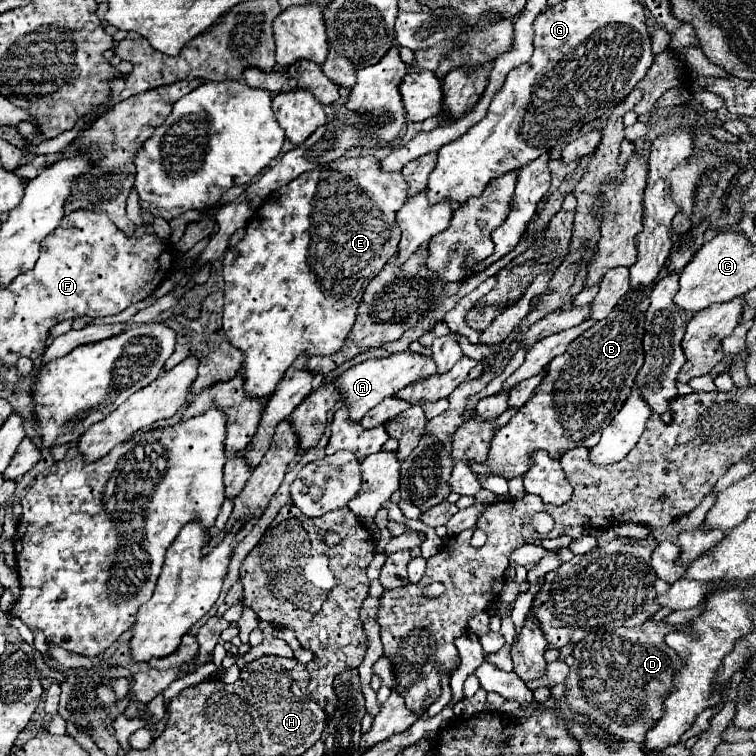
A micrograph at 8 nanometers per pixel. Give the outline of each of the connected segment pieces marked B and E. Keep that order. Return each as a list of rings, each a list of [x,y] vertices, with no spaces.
[[[653,287],[629,289],[603,321],[597,321],[591,329],[579,335],[563,355],[557,355],[549,363],[533,399],[493,437],[487,463],[471,463],[473,473],[497,473],[511,479],[529,469],[531,455],[539,449],[547,451],[553,459],[561,459],[565,451],[575,447],[591,449],[599,441],[603,429],[627,401],[635,375],[643,365],[643,323],[651,291]]]
[[[375,157],[337,159],[299,175],[277,193],[269,193],[247,223],[245,237],[223,257],[225,311],[223,331],[243,351],[245,395],[269,399],[277,383],[299,355],[337,353],[357,317],[367,283],[397,253],[397,211],[407,199],[407,183],[401,173],[385,173]]]

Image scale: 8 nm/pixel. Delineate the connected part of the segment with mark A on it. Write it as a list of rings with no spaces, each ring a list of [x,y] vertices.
[[[403,351],[403,353],[389,355],[385,359],[369,359],[369,361],[361,363],[361,365],[351,367],[349,371],[345,371],[343,375],[339,375],[335,379],[335,387],[341,393],[341,401],[349,409],[349,421],[359,423],[365,417],[365,413],[369,409],[373,409],[375,405],[379,405],[385,397],[393,397],[403,387],[413,385],[413,383],[417,383],[421,379],[429,379],[431,375],[435,375],[435,367],[433,367],[431,357],[423,357],[419,353]]]

